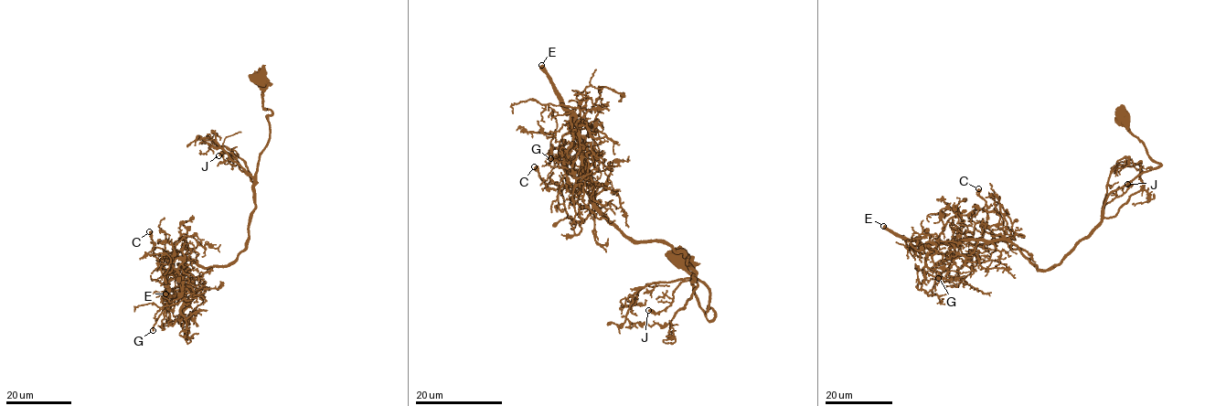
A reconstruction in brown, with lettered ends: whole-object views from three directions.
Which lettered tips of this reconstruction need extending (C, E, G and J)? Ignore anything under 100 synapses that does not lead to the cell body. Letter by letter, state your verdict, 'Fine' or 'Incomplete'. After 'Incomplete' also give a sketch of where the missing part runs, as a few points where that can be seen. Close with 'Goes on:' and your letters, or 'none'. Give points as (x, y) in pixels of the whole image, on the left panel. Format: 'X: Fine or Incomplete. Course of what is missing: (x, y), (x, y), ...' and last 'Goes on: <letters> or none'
C: Fine
E: Incomplete
G: Fine
J: Fine
Goes on: E

